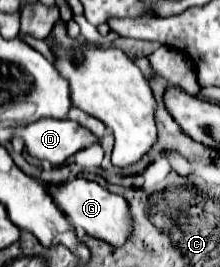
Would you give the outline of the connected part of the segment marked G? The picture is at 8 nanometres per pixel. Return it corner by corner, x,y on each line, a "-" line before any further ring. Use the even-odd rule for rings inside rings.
75,179
75,181
53,187
49,191
49,195
63,209
63,213
67,213
67,217
71,217
73,225
77,225
79,229
83,229
87,235
91,235
95,239
101,239
113,247
121,247
133,233
133,215
129,211
127,199
117,193
111,193
109,189
97,185
95,181

